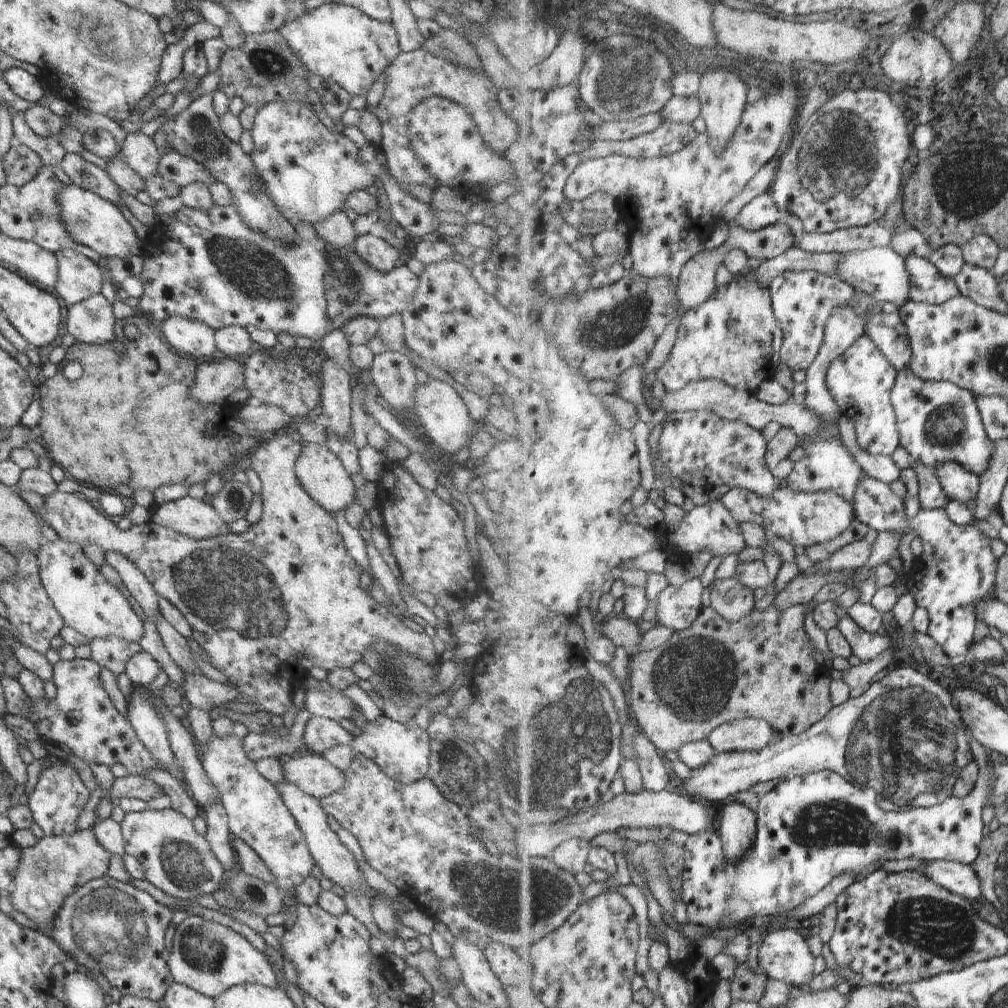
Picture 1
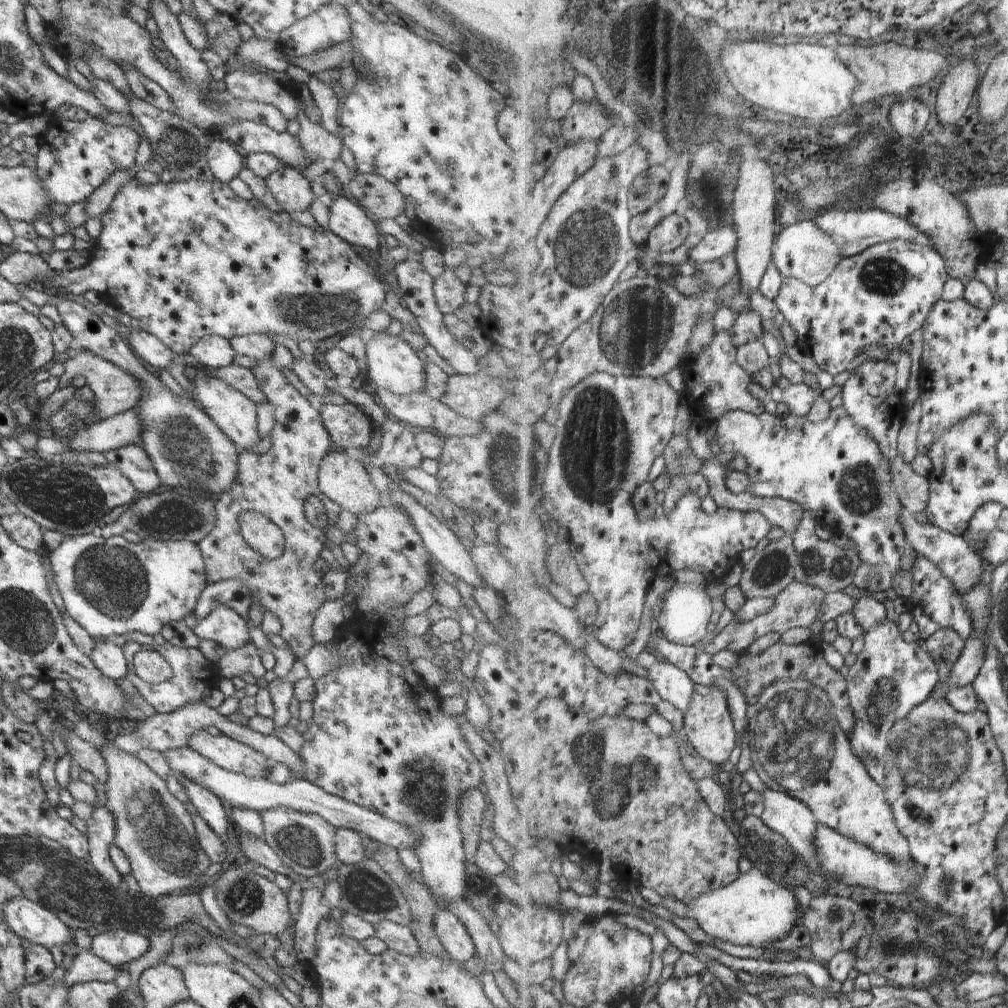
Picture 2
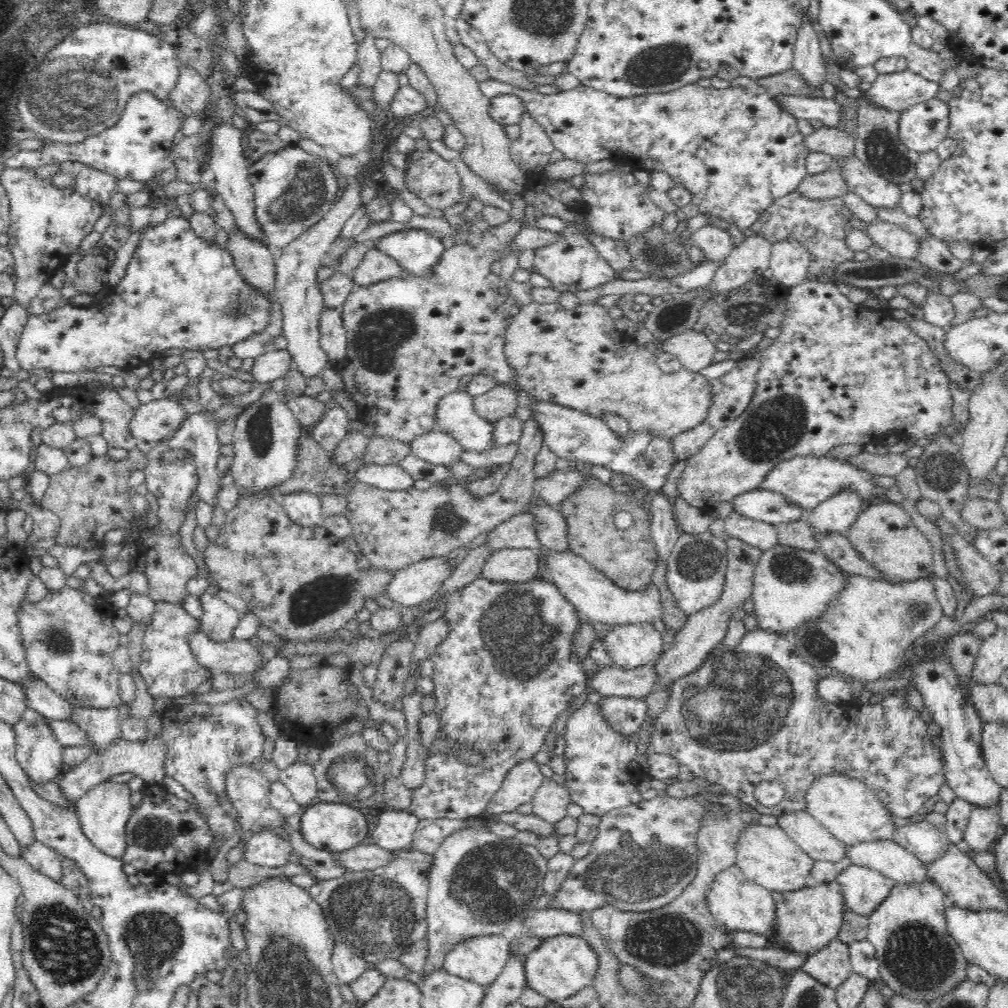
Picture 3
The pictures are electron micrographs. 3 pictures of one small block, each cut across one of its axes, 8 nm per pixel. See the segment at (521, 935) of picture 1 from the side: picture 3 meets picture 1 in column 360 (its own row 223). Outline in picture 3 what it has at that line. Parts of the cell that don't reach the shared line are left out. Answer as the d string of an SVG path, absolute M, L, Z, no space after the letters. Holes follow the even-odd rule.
M795 191L777 199L755 222L752 230L772 245L789 239L800 242L810 253L810 278L827 279L830 270L854 260L855 252L846 244L846 237L853 229L848 226L848 221L855 217L844 200L844 196L814 200Z

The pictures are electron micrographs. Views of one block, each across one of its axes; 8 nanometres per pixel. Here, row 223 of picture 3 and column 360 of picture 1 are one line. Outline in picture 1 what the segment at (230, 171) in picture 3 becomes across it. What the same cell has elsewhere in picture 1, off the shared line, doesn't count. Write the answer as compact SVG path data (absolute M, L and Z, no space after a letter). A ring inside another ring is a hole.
M370 234L356 237L352 250L367 264L382 273L388 273L401 262L395 247L382 238Z

